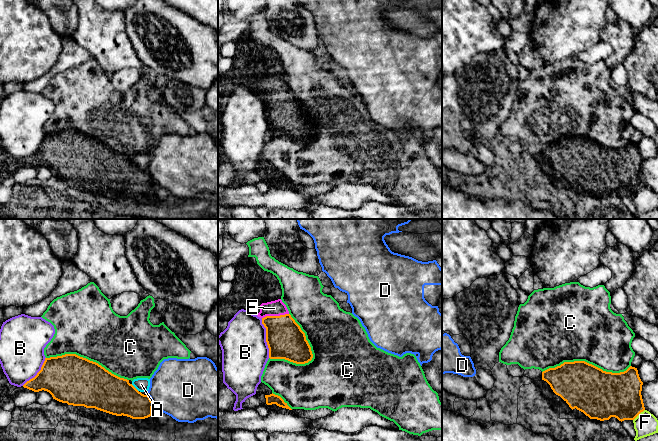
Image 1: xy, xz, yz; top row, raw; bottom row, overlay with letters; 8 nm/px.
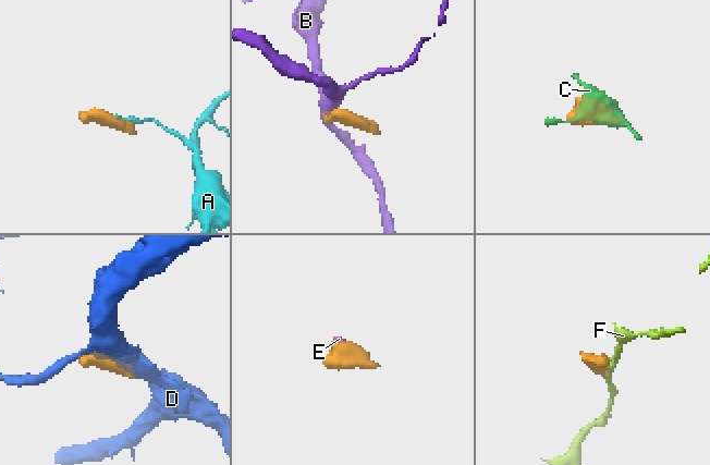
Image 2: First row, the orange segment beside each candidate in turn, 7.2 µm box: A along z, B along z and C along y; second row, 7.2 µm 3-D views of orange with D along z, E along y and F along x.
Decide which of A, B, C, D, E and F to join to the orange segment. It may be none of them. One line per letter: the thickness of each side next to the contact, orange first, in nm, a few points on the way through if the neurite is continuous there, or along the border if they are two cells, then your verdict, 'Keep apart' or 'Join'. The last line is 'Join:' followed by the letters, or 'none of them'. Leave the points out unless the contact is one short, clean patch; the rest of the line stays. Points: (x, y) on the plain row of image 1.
A: Thickness 320 nm (orange) against 110 nm. Keep apart
B: Thickness 300 nm (orange) against 380 nm. Keep apart
C: Thickness 300 nm (orange) against 460 nm. Keep apart
D: Thickness 280 nm (orange) against 460 nm. Keep apart
E: Thickness 300 nm (orange) against 130 nm. Join
F: Thickness 360 nm (orange) against 190 nm. Keep apart
Join: E

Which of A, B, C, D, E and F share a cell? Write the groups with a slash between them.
A / B / C / D / E / F

